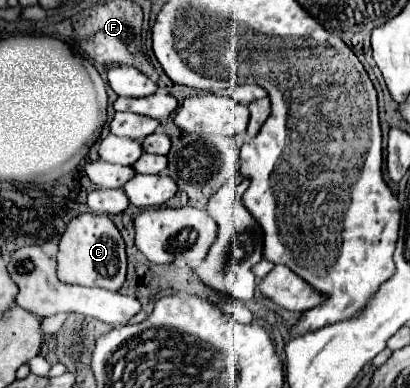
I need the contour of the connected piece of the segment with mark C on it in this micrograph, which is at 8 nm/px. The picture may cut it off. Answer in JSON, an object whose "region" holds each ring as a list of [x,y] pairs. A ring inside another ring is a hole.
{"region":[[[82,213],[74,217],[58,243],[58,279],[70,285],[118,291],[126,279],[126,249],[120,231],[108,215]]]}

